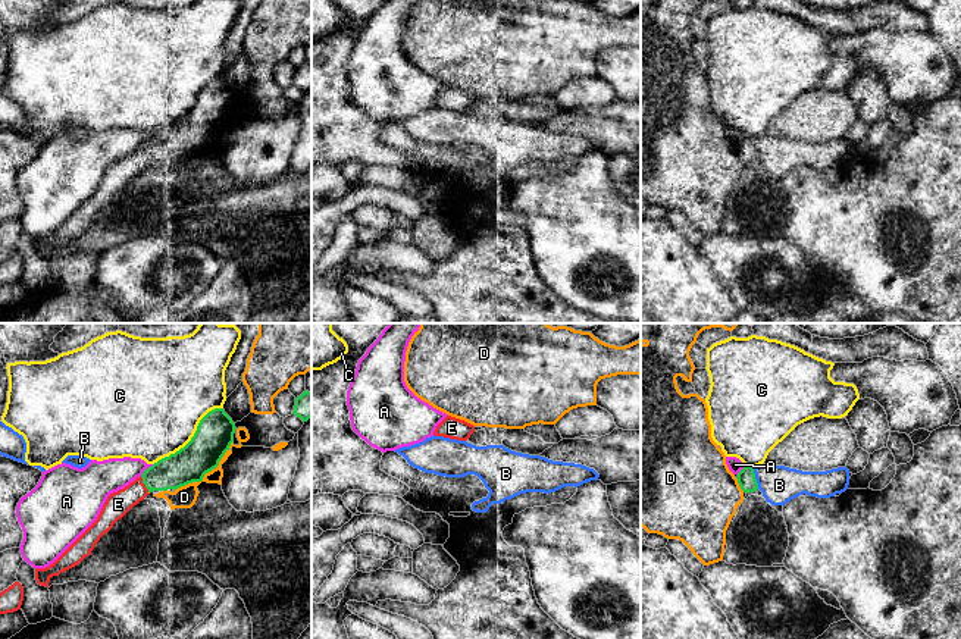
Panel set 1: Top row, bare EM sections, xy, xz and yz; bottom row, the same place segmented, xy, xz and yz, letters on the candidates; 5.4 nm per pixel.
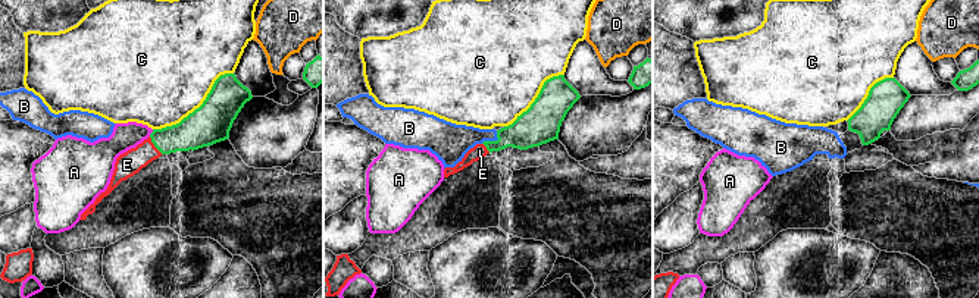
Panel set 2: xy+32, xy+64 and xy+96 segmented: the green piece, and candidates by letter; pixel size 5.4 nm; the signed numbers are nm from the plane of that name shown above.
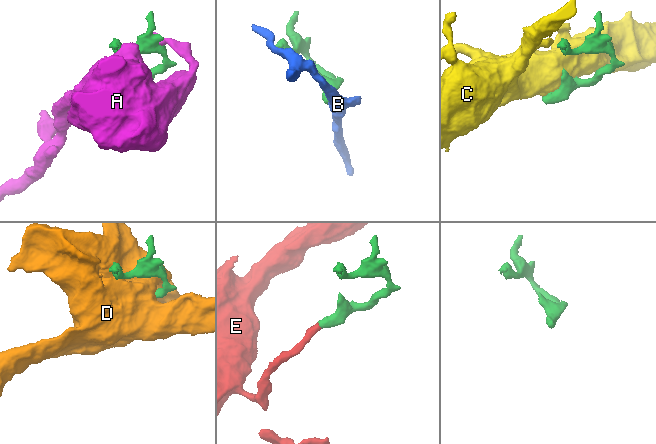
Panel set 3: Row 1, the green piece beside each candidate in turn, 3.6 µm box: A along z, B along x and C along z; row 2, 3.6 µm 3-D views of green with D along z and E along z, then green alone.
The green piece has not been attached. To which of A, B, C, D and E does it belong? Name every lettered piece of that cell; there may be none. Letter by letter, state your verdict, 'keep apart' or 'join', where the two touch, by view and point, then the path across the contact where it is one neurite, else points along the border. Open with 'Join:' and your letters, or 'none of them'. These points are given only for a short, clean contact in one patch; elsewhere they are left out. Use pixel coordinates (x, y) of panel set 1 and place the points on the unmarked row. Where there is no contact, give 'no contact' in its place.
Join: E
A: keep apart; meets green in xy at (146, 140)
B: keep apart; meets green in yz at (754, 149)
C: keep apart; meets green in xy at (191, 109)
D: keep apart; meets green in xy at (206, 143)
E: join; meets green in xy at (143, 153); runs through xy (185, 137), (143, 153), (118, 175)

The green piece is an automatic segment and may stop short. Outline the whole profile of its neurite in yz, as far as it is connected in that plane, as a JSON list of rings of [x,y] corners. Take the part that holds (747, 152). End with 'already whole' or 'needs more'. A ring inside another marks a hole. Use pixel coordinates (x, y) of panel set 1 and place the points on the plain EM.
[[[745,137],[739,144],[738,144],[738,154],[744,163],[754,163],[758,160],[758,154],[755,150],[754,138]]] | already whole

